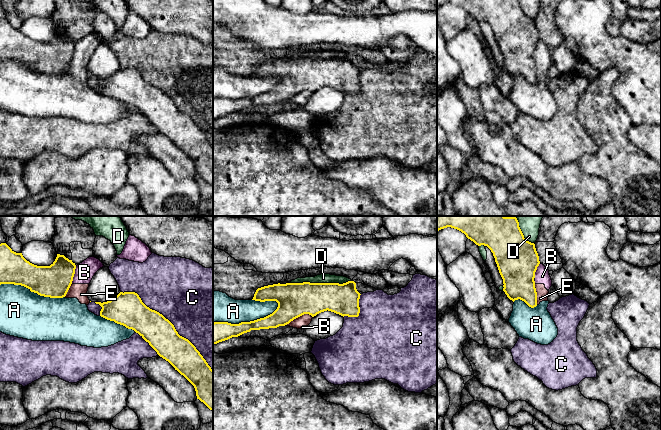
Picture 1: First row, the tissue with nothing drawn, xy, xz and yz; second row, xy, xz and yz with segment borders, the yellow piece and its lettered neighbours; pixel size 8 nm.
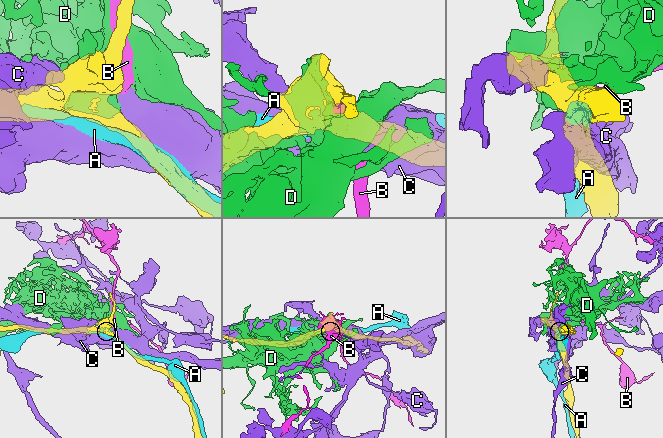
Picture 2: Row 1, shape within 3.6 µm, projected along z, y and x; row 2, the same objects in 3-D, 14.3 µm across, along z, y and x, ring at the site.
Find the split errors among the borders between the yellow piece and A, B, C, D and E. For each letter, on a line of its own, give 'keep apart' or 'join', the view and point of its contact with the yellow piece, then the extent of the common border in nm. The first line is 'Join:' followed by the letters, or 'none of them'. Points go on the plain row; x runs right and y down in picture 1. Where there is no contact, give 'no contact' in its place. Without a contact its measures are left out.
Join: none of them
A: keep apart; meets yellow in xz at (247, 98); contact 550 nm long
B: keep apart; meets yellow in xy at (73, 51); contact 150 nm long
C: keep apart; meets yellow in xy at (170, 98); contact 950 nm long
D: keep apart; meets yellow in xz at (320, 59); contact 500 nm long
E: keep apart; meets yellow in xz at (299, 92); contact 220 nm long

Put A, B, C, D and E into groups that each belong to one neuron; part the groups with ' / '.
A B E / C / D

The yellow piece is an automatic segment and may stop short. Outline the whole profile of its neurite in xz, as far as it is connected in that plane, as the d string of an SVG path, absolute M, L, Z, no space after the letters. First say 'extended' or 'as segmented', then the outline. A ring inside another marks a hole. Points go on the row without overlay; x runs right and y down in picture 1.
as segmented; M354 57L339 59L286 59L258 64L252 76L276 77L277 85L270 91L250 98L231 100L213 99L213 121L238 113L251 106L285 102L294 95L309 90L312 93L324 87L341 92L358 93L360 69Z

